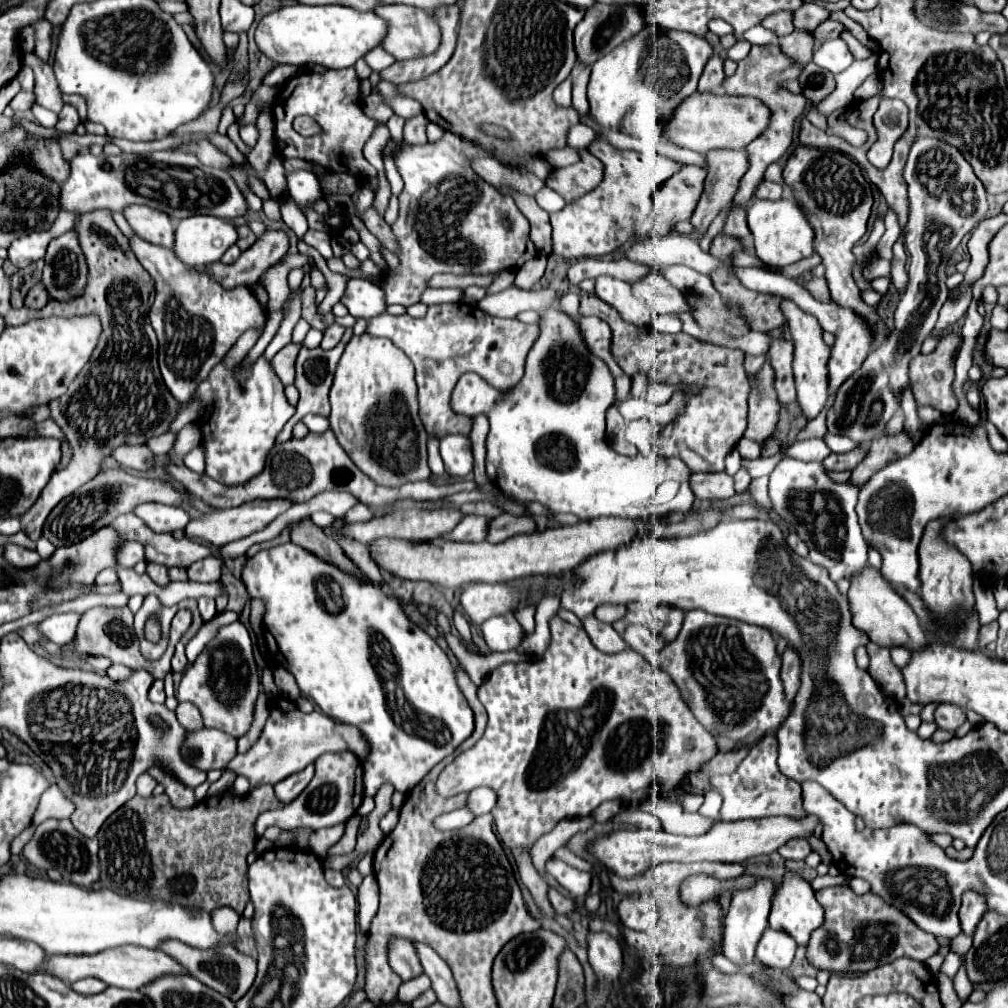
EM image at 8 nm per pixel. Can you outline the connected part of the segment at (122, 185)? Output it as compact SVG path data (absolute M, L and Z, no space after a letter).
M81 151L71 159L71 175L61 185L59 205L63 211L75 213L81 217L83 213L95 209L111 209L121 211L127 205L149 205L167 213L173 221L191 217L191 215L213 215L221 219L243 217L247 211L247 203L235 181L221 169L203 165L195 155L171 151L167 161L155 163L151 157L139 155L91 155L89 151Z

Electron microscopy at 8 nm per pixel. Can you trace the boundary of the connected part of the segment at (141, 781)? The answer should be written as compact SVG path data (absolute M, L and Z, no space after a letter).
M143 773L139 779L137 779L137 793L141 795L141 797L149 797L151 795L151 791L155 789L155 779L151 777L151 775L147 775L147 773Z

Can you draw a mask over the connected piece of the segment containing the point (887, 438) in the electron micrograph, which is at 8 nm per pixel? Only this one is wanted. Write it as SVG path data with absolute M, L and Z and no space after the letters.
M901 431L897 435L883 435L879 439L873 439L863 463L859 463L853 469L851 481L855 481L857 485L863 485L875 471L879 471L887 463L911 453L913 447L915 447L915 441L905 431Z

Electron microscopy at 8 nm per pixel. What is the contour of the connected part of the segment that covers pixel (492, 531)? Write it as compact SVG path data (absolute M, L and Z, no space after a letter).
M503 513L499 517L495 517L491 523L489 523L489 537L487 541L491 543L501 543L509 537L515 537L515 535L521 535L521 533L531 533L537 529L537 525L533 521L531 515L521 515L521 517L515 517L515 515L509 515L509 513Z

